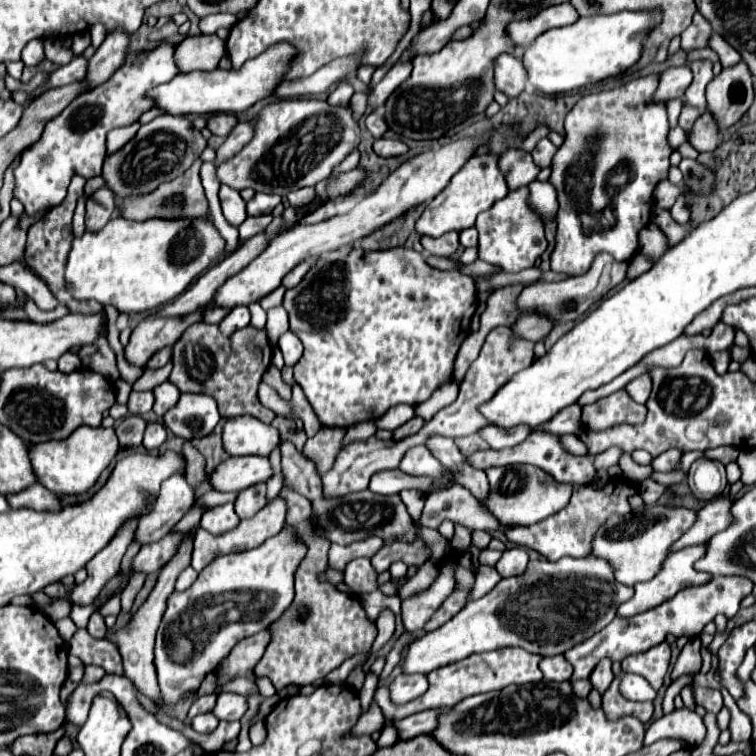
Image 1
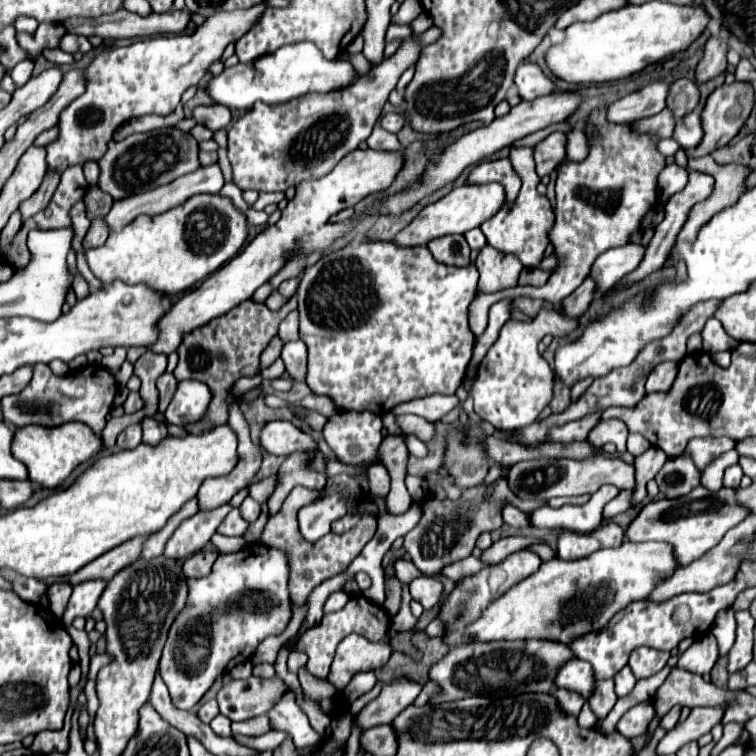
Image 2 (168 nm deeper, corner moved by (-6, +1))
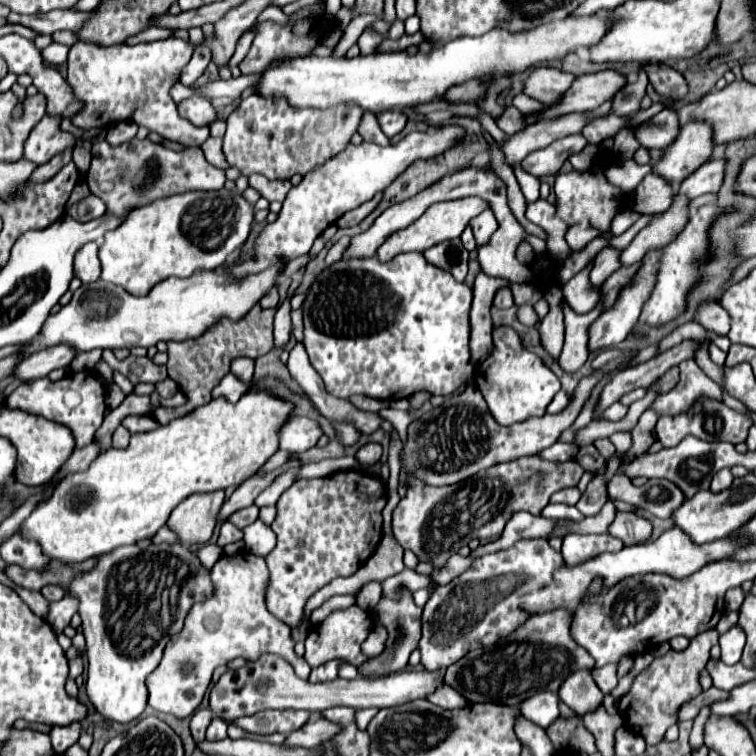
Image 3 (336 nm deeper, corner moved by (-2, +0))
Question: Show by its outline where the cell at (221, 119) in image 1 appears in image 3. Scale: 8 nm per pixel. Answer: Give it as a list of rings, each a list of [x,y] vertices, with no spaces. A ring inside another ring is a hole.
[[[202,97],[184,99],[176,107],[178,107],[180,117],[188,119],[194,125],[210,125],[212,119],[216,119],[216,111],[214,111],[212,103],[208,99],[202,99]]]

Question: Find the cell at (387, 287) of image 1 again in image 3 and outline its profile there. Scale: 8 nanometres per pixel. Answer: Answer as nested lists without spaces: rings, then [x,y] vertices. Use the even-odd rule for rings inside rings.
[[[402,253],[390,263],[380,263],[376,257],[340,259],[324,269],[308,291],[302,307],[302,343],[312,367],[324,379],[326,391],[334,397],[348,399],[352,395],[368,395],[382,401],[394,401],[410,397],[420,389],[426,389],[432,395],[450,395],[462,387],[472,373],[468,347],[470,303],[472,289],[466,283],[458,283],[448,271],[426,263],[422,253]]]

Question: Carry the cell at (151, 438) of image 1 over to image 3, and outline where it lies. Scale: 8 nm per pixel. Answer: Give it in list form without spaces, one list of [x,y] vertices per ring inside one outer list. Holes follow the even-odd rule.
[[[128,415],[124,421],[124,427],[130,433],[142,433],[142,431],[152,431],[158,427],[158,423],[152,419],[152,415]]]

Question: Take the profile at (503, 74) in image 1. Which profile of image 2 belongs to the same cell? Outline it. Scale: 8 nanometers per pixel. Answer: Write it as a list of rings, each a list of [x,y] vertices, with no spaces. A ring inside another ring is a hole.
[[[524,62],[524,64],[520,64],[516,68],[514,84],[516,84],[518,94],[520,94],[522,100],[534,100],[534,98],[546,96],[546,94],[550,94],[554,90],[554,84],[532,62]]]

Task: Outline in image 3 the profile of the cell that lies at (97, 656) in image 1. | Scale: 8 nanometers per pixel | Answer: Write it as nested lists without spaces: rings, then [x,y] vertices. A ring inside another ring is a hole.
[[[264,709],[248,717],[238,717],[234,725],[242,727],[248,733],[258,733],[258,735],[272,735],[272,733],[292,733],[300,729],[308,719],[310,711],[302,709]]]

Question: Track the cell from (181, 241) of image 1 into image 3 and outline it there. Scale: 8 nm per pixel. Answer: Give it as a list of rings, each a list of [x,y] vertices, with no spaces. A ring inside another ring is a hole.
[[[188,191],[158,199],[134,209],[124,223],[106,233],[100,247],[102,279],[146,295],[166,277],[190,277],[196,269],[222,267],[246,243],[252,221],[254,207],[238,191]]]

